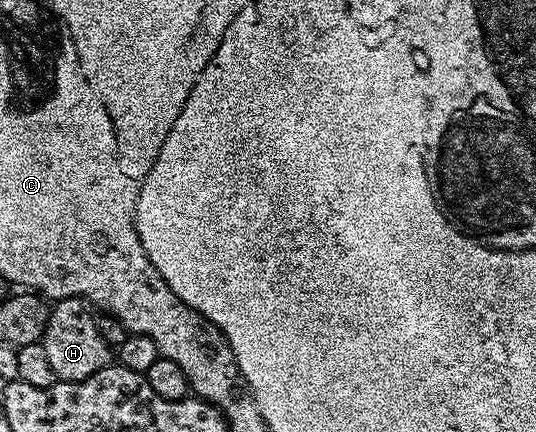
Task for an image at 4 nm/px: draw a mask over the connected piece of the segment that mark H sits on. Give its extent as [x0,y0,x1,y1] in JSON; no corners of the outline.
[40,299,111,383]

